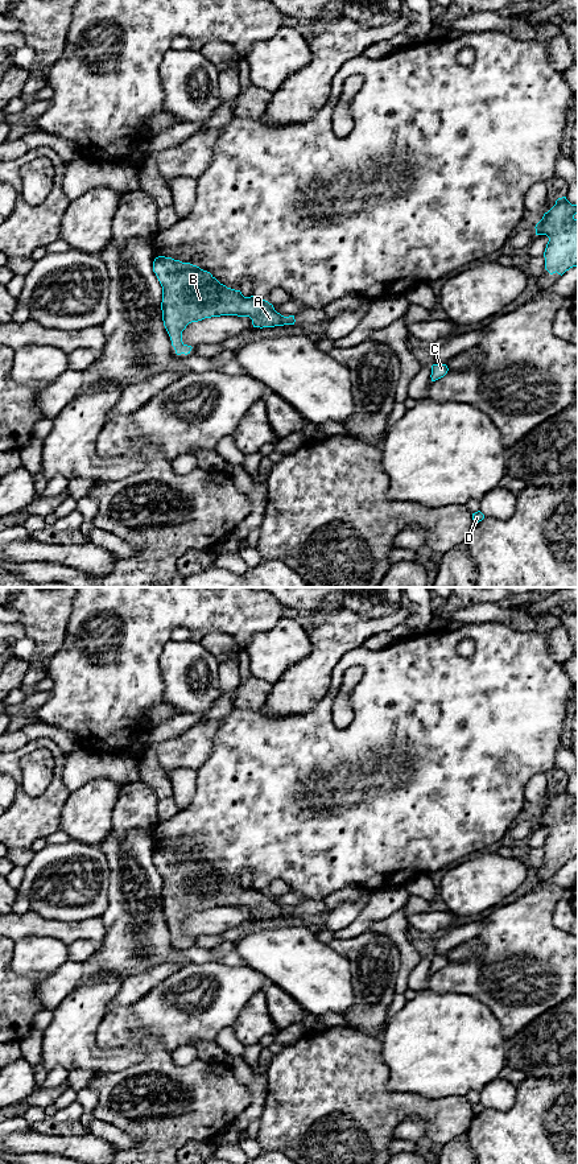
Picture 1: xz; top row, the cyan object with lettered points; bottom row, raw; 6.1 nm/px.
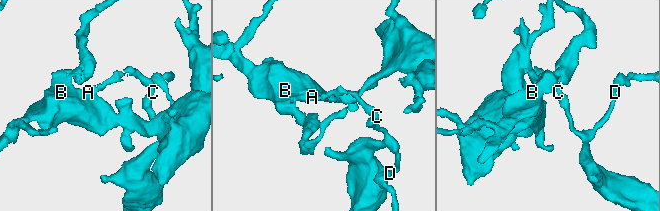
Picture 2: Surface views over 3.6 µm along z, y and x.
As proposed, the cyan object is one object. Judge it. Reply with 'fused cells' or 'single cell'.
fused cells

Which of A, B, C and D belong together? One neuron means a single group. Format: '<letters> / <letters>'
A B / C D

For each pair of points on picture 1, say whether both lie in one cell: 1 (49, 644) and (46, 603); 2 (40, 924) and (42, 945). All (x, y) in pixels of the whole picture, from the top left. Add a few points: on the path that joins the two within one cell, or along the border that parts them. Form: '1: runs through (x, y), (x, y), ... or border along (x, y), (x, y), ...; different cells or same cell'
1: runs through (49, 634), (46, 614); same cell
2: border along (13, 941), (21, 937), (50, 936), (67, 945); different cells

